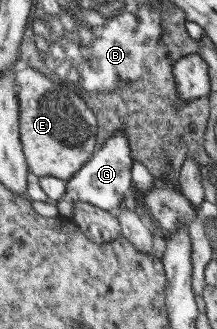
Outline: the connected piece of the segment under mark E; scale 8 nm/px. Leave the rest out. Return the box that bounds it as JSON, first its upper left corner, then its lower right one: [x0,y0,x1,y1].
[16,66,98,179]

